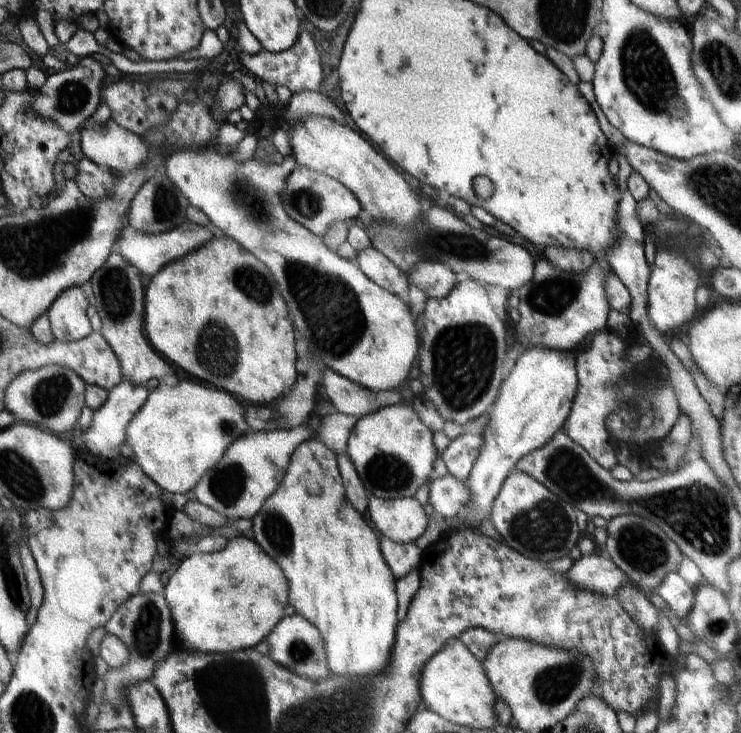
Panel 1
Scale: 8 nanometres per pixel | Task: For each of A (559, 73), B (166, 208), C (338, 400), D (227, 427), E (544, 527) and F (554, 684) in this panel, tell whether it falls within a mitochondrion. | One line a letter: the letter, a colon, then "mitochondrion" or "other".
A: other
B: mitochondrion
C: other
D: other
E: mitochondrion
F: mitochondrion

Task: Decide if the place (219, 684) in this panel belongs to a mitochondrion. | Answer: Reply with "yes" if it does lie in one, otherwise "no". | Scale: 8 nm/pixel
yes

